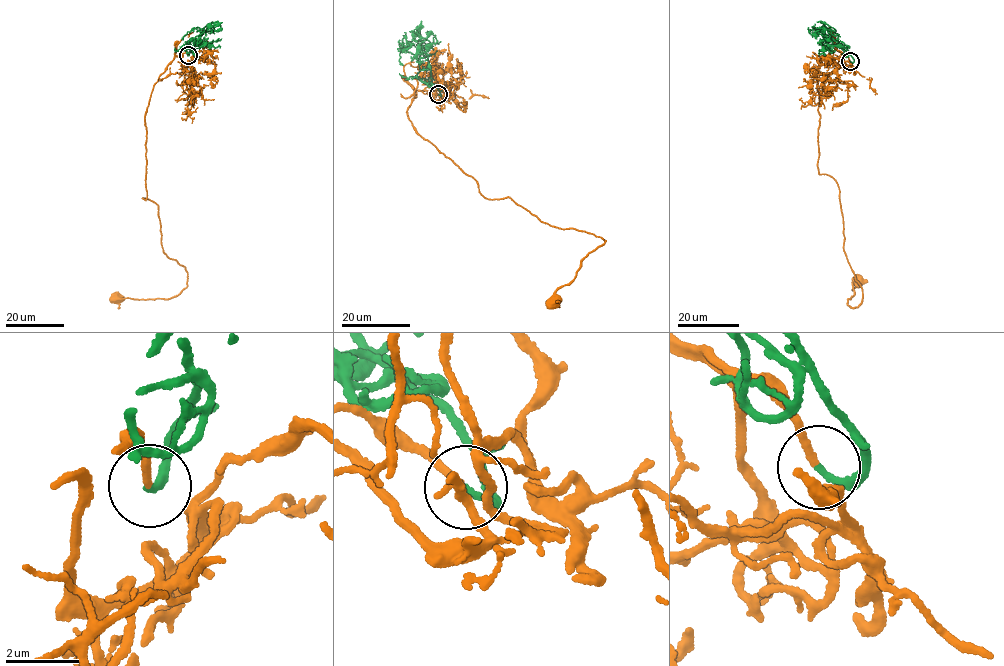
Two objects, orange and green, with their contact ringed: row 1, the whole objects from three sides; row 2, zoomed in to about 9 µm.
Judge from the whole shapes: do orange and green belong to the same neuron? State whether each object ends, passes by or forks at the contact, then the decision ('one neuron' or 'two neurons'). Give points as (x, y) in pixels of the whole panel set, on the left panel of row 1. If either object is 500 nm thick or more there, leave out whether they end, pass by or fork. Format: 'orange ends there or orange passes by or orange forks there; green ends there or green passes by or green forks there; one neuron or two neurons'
orange ends there; green ends there; one neuron

